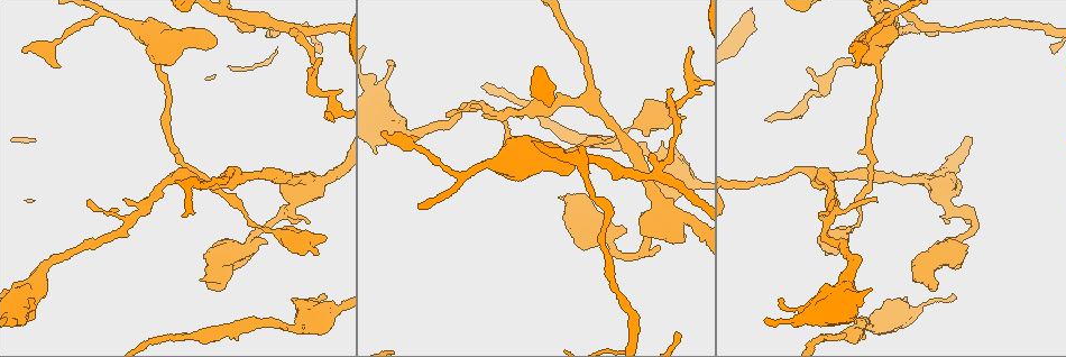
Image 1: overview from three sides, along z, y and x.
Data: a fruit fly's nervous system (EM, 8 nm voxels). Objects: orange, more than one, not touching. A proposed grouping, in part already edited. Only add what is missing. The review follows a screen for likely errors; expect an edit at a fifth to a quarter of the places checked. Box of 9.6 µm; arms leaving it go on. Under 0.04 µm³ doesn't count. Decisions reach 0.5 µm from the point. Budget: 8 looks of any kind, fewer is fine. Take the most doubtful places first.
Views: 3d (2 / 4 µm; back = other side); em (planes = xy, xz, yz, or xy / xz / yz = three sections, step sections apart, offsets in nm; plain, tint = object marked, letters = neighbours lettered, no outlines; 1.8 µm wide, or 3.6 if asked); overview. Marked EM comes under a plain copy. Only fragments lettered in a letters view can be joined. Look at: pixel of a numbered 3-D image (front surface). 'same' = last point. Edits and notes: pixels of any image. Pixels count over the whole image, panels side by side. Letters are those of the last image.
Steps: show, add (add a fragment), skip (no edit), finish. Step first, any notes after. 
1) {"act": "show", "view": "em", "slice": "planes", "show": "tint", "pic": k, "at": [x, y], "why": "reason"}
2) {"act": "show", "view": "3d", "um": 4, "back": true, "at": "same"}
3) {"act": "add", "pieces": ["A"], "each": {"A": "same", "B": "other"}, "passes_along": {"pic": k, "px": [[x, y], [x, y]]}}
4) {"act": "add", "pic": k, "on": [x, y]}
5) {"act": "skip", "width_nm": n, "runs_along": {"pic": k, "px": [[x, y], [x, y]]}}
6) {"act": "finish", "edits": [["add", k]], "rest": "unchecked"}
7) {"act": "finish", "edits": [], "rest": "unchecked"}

{"act": "show", "view": "3d", "um": 4, "pic": 1, "at": [327, 238], "why": "stops while still wide"}

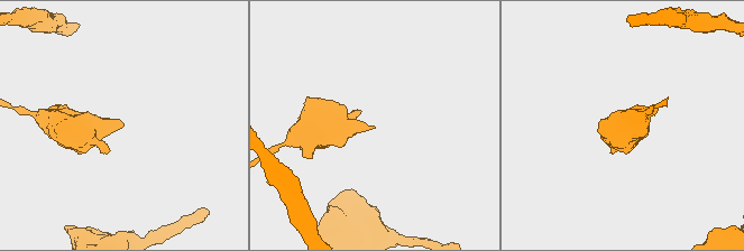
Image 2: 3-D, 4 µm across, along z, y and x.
{"act": "show", "view": "em", "slice": "planes", "show": "letters", "pic": 2, "at": [374, 128], "why": "now the EM"}

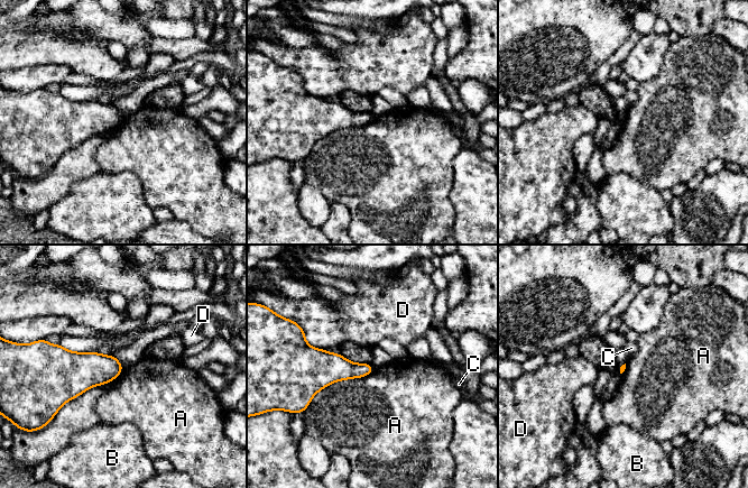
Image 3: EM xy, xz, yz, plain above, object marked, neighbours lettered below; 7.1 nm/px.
{"act": "skip", "each": {"A": "other", "B": "other", "C": "other", "D": "other"}, "border": {"pic": 3, "px": [[375, 368], [326, 385], [305, 410]]}, "found": "none of them fits"}

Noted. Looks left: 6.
{"act": "show", "view": "3d", "um": 2, "pic": 1, "at": [690, 46], "why": "branch stops here"}

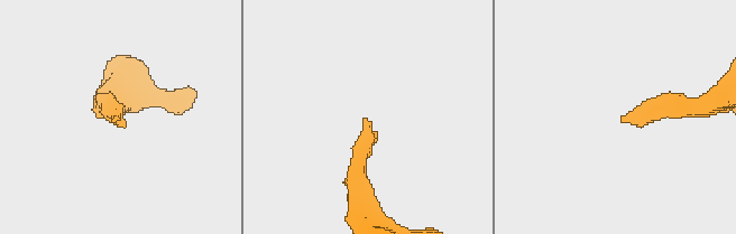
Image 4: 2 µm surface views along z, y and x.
{"act": "show", "view": "em", "um": 3.6, "slice": "planes", "show": "letters", "pic": 4, "at": [622, 121]}

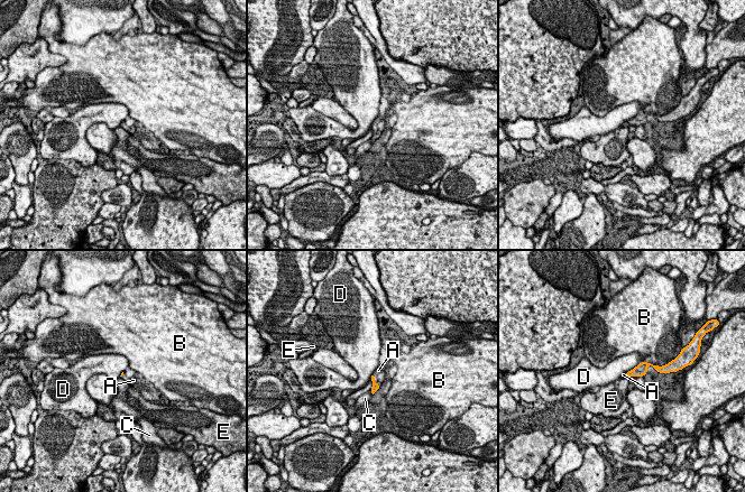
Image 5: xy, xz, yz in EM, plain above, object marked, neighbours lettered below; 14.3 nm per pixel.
{"act": "add", "pieces": ["A"], "each": {"A": "same", "B": "other", "C": "other", "D": "other", "E": "other"}, "passes_along": {"pic": 5, "px": [[375, 386], [374, 379], [378, 370]]}, "found": "it goes on there"}

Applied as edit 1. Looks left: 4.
{"act": "show", "view": "overview"}

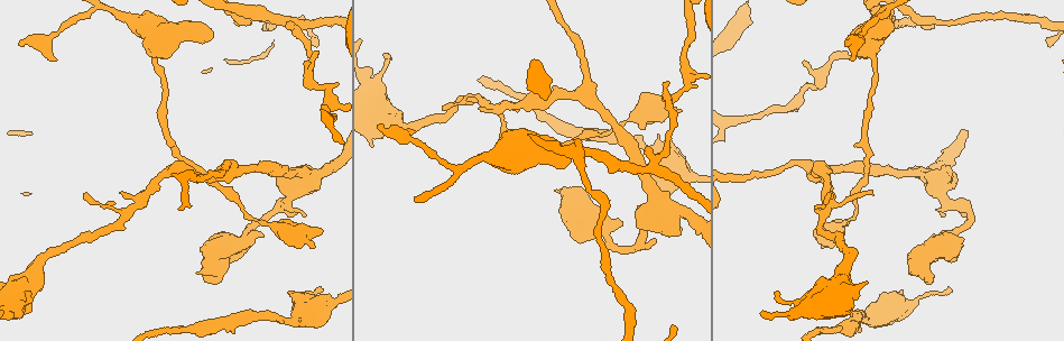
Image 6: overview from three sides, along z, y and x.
{"act": "show", "view": "em", "um": 3.6, "slice": "planes", "show": "tint", "pic": 6, "at": [215, 266], "why": "sharp bend"}

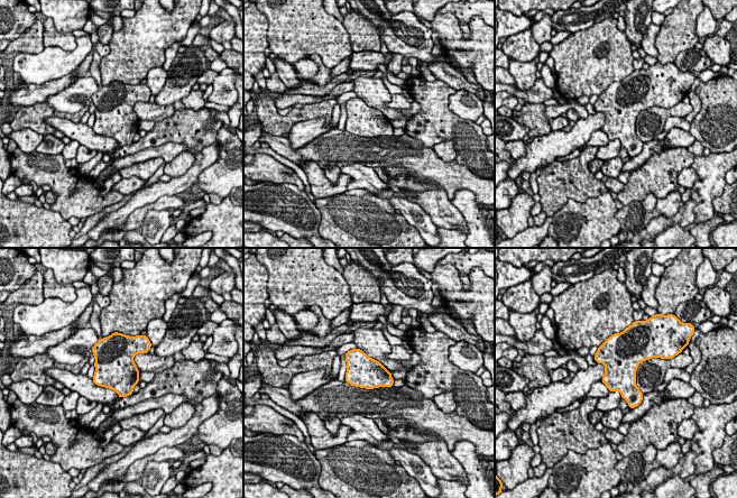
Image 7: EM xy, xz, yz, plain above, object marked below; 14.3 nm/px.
{"act": "show", "view": "em", "um": 3.6, "slice": "planes", "show": "letters", "at": "same"}

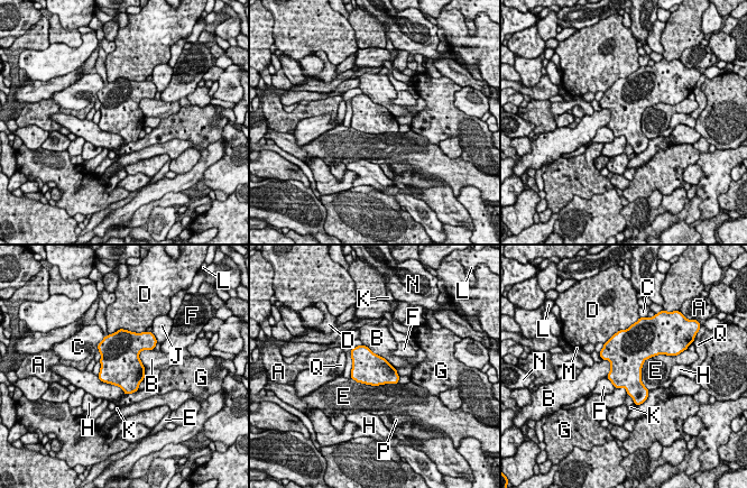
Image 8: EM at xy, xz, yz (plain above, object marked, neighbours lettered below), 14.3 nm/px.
{"act": "skip", "width_nm": 460, "each": {"A": "other", "B": "other", "C": "other", "D": "other", "E": "other", "F": "other", "G": "other", "H": "other", "J": "other", "K": "other", "L": "other", "M": "other", "N": "other", "P": "other", "Q": "other"}, "border": {"pic": 8, "px": [[661, 353], [642, 367], [648, 392]]}, "found": "none of them fits"}

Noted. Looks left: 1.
{"act": "finish", "edits": [["add", 5]], "rest": "unchecked"}

